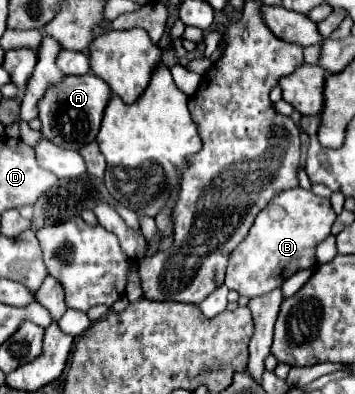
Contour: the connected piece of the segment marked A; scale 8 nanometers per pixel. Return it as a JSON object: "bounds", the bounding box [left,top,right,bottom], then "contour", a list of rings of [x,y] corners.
{"bounds":[40,73,112,151],"contour":[[[92,73],[76,75],[76,77],[68,75],[64,83],[60,83],[60,87],[52,87],[52,91],[48,91],[48,95],[44,95],[44,99],[40,101],[42,135],[64,149],[78,151],[80,147],[96,141],[100,121],[110,99],[112,99],[112,91],[108,83],[104,83],[100,77]]]}

